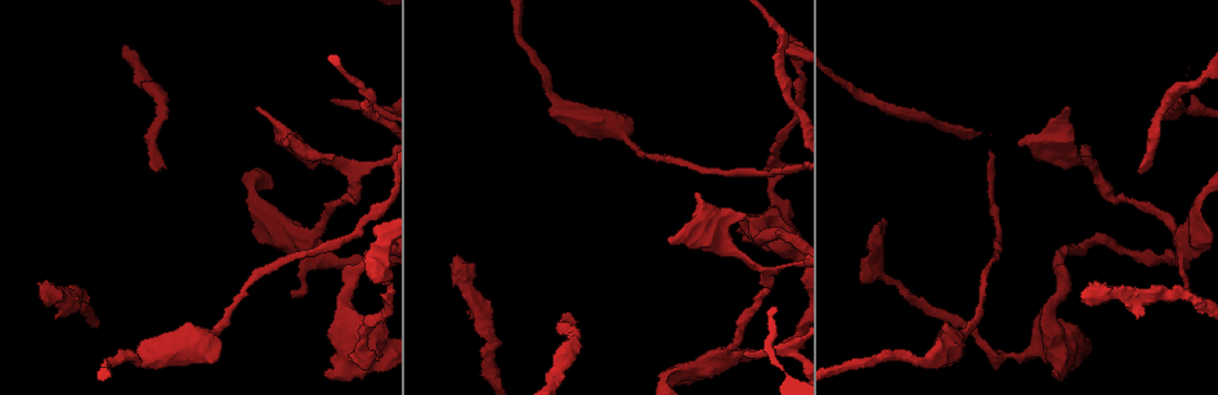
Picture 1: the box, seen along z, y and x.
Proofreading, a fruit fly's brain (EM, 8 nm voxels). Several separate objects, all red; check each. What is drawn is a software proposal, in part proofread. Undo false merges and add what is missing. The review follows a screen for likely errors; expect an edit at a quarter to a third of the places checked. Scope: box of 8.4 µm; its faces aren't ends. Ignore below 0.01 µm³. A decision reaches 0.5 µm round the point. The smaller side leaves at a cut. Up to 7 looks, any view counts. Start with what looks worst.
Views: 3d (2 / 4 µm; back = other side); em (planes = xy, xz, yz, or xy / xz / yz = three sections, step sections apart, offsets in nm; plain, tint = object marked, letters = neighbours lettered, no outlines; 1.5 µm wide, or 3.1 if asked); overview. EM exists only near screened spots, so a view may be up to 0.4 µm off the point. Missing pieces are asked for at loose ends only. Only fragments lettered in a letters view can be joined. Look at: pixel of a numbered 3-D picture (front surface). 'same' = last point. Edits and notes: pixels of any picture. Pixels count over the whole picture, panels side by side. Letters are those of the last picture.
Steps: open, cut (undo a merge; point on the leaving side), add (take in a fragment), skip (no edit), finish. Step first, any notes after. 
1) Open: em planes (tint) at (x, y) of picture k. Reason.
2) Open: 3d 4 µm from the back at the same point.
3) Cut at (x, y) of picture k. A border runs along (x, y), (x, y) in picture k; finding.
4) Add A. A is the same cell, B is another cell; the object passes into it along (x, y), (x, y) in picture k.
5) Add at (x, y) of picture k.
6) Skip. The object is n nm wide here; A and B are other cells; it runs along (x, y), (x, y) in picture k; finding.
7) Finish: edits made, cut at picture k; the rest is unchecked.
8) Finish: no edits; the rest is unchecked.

Open: 3d 2 µm at (157, 173) of picture 1. Free end.

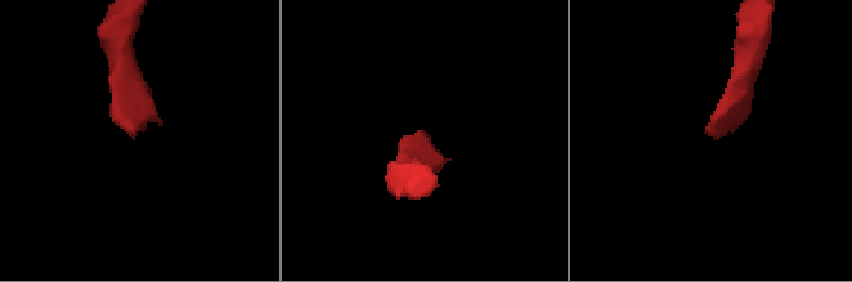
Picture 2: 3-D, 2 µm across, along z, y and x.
Open: em planes (tint) at (414, 135) of picture 2.

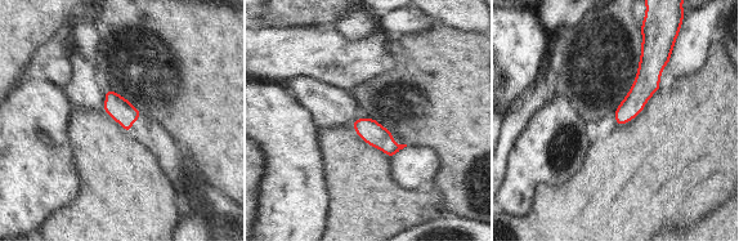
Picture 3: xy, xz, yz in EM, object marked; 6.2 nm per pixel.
Open: em planes (letters) at the same point. See the neighbours.

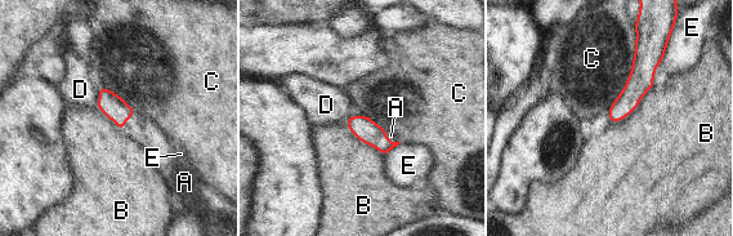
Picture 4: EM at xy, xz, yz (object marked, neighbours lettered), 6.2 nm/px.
Add A. The object is 140 nm wide here; the longest contact is with C, 500 nm; A is the same cell, B, C, D and E are other cells; it goes on there.

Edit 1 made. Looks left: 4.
Open: em xz step 8 (tint) at (1180, 100) of picture 1. Free end.

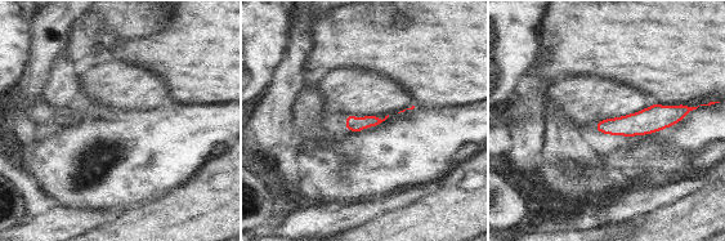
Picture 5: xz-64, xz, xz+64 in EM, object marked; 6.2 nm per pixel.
Open: em yz step 4 (letters) at the same point.

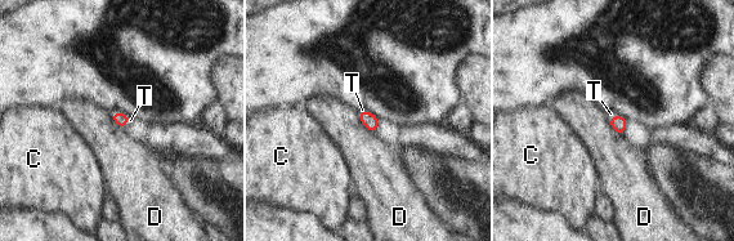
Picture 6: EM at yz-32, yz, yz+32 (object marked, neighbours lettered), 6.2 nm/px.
Add T. T is the same cell, C and D are other cells; the object passes into it along (119, 119), (125, 115), (130, 120) in picture 6; the neuron continues.

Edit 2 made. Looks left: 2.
Open: em planes (letters) at (726, 358) of picture 1. Abrupt turn.

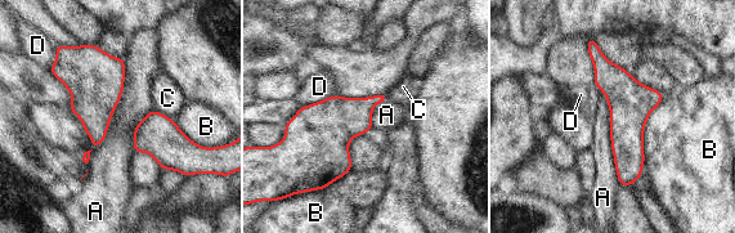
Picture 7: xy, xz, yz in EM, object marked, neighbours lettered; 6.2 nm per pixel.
Skip. The object is 140 nm wide here; A, B, C and D are other cells; a border runs along (125, 57), (120, 101), (88, 166) in picture 7; all the same neuron.

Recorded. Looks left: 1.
Finish: edits made, add at picture 4, add at picture 6; the rest is unchecked.

